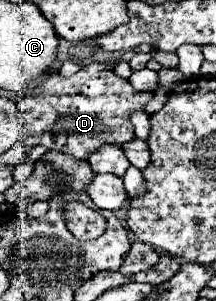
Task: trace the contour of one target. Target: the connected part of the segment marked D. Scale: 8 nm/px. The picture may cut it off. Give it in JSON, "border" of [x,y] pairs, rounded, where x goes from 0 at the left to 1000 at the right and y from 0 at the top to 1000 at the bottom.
{"border":[[[486,209],[384,216],[366,243],[292,256],[273,243],[227,243],[208,276],[144,296],[79,339],[106,375],[125,455],[144,482],[208,482],[245,502],[319,508],[356,528],[403,528],[431,502],[477,482],[542,482],[606,468],[625,455],[597,375],[662,362],[708,309],[634,309],[583,262],[523,243]]]}

